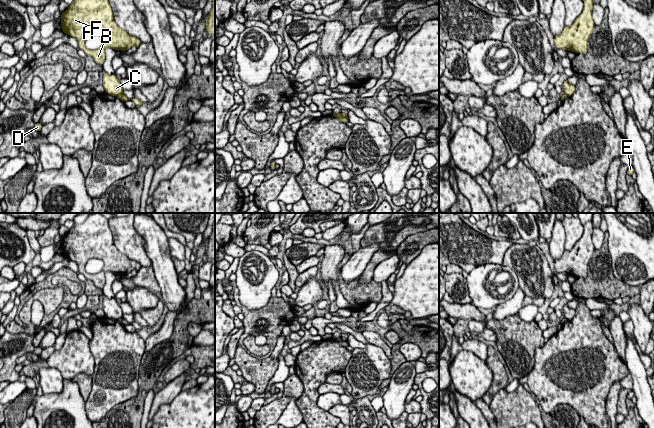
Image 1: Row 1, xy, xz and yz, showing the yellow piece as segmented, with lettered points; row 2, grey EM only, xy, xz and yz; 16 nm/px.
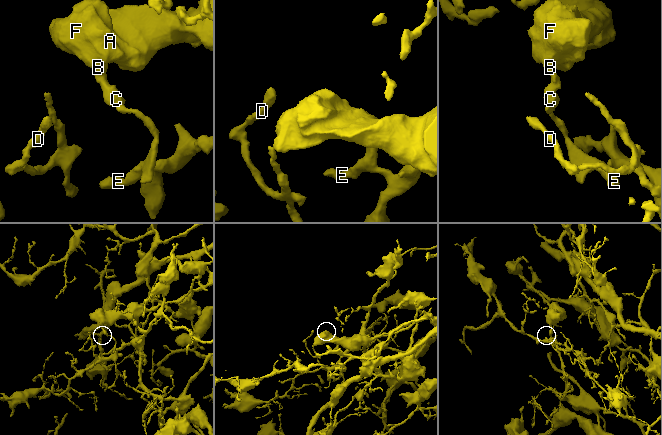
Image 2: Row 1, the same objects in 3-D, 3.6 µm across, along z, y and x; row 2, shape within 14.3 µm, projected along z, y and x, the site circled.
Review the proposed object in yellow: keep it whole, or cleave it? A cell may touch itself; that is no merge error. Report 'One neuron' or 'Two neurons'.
Two neurons

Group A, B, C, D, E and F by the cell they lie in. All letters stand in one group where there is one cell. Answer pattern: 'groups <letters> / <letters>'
groups A B C F / D E

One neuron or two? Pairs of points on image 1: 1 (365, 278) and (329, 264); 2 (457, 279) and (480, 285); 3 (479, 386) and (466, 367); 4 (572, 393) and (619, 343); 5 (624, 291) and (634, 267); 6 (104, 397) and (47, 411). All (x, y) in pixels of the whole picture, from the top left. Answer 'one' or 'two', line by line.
1: two
2: two
3: one
4: two
5: two
6: two

